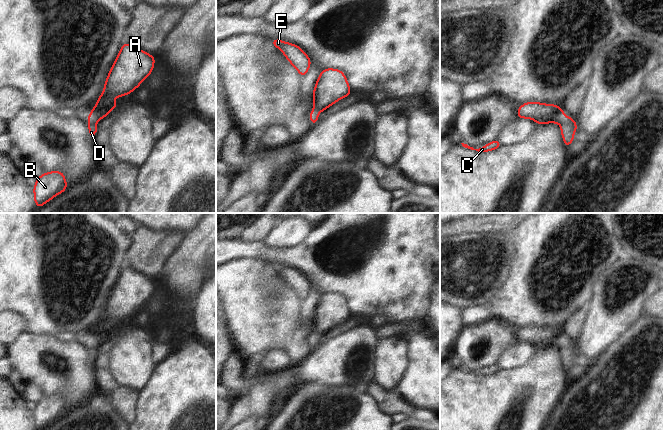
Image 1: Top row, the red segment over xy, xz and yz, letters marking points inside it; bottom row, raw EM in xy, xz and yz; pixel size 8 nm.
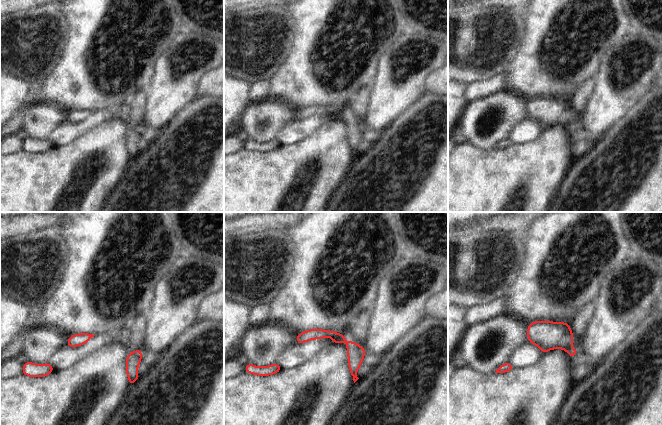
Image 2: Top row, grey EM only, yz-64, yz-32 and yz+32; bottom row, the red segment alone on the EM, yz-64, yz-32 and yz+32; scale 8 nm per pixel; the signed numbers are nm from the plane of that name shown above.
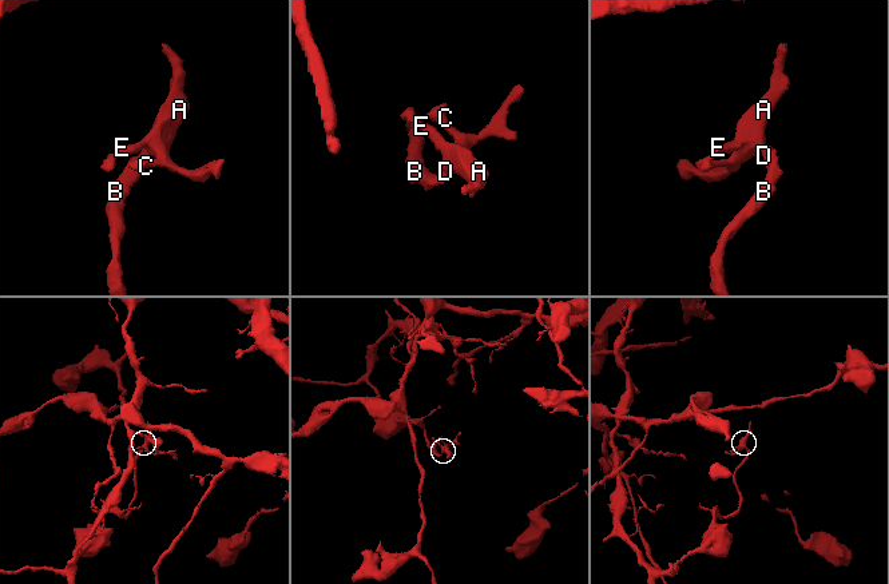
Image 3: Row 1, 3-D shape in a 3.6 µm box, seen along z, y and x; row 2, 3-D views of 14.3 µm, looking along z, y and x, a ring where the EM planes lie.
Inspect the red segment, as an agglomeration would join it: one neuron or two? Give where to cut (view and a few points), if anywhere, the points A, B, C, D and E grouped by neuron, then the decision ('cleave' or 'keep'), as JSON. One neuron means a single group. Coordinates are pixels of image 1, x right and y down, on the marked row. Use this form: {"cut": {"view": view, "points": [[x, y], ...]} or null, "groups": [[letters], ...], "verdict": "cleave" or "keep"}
{"cut": null, "groups": [["A", "B", "C", "D", "E"]], "verdict": "keep"}

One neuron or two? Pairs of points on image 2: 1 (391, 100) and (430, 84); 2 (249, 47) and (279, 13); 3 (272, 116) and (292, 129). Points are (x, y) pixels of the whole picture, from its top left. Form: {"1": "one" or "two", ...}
{"1": "two", "2": "one", "3": "two"}

